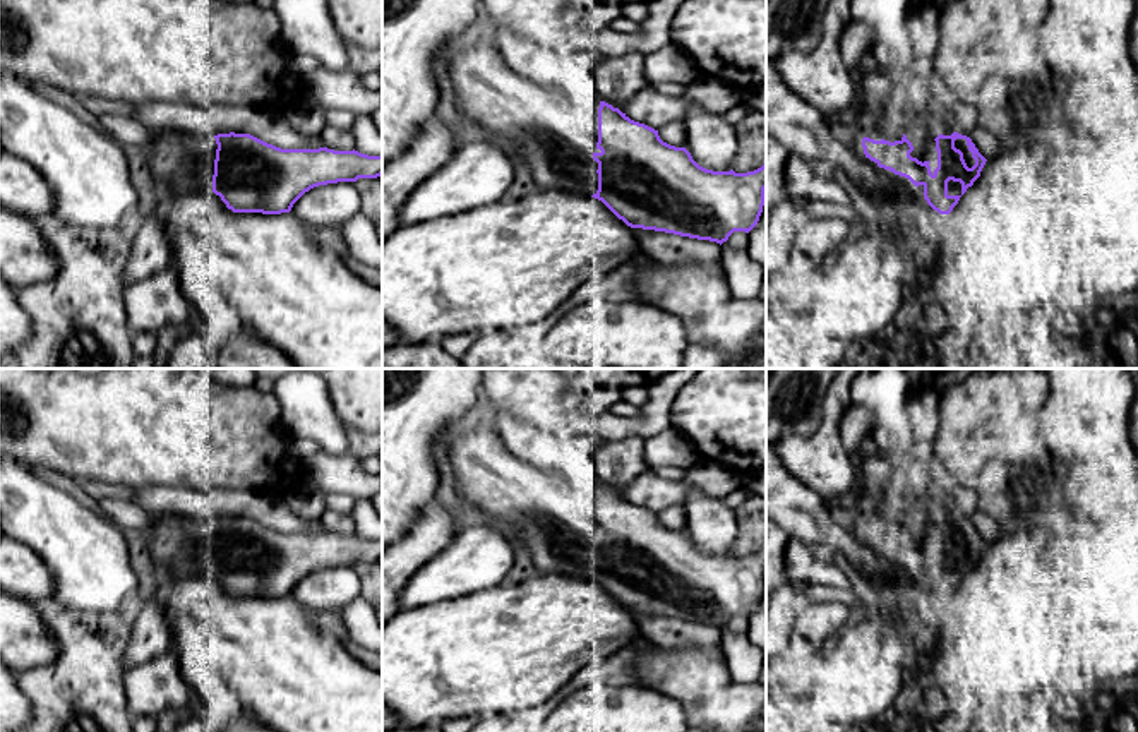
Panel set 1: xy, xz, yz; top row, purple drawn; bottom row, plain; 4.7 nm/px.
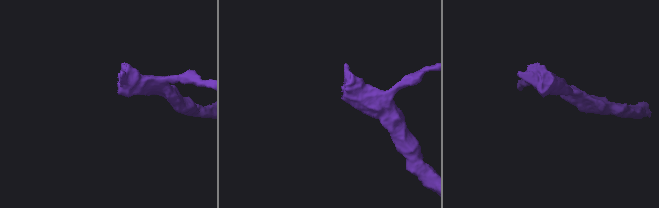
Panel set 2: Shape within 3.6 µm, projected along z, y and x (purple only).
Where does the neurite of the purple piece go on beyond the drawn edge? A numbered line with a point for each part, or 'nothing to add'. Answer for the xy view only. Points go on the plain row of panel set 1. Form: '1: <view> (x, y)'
1: xy (182, 546)

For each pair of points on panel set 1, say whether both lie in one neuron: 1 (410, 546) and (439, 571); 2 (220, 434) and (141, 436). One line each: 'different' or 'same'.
1: different
2: same

